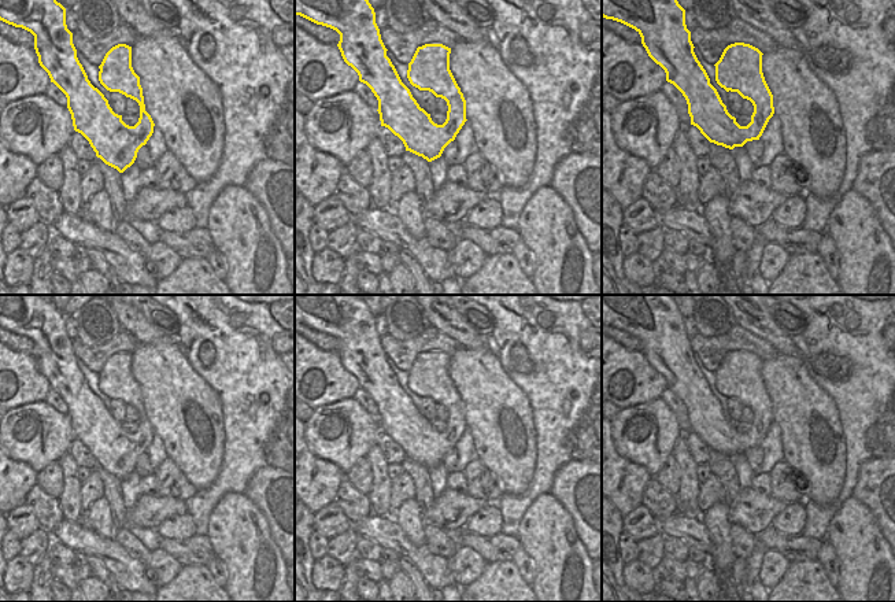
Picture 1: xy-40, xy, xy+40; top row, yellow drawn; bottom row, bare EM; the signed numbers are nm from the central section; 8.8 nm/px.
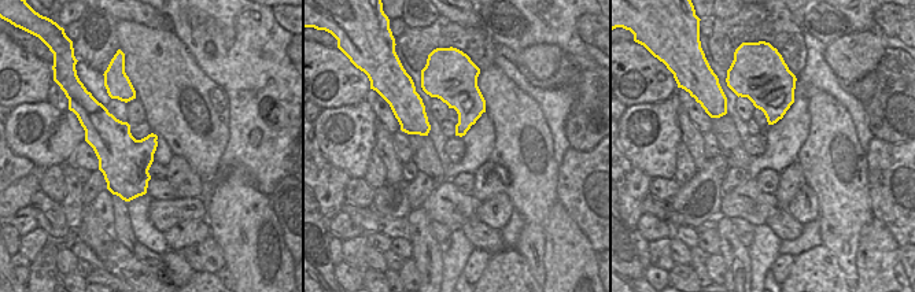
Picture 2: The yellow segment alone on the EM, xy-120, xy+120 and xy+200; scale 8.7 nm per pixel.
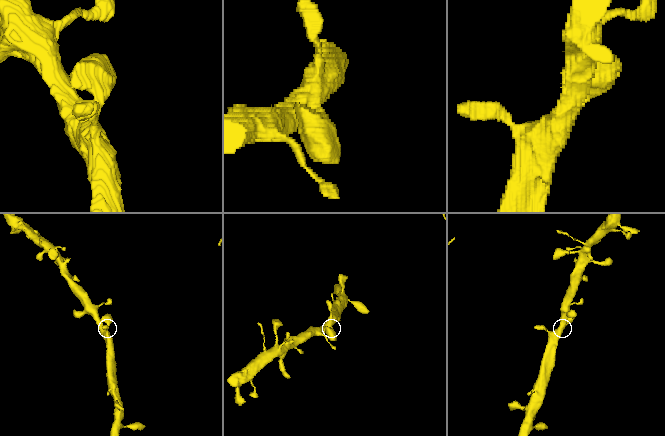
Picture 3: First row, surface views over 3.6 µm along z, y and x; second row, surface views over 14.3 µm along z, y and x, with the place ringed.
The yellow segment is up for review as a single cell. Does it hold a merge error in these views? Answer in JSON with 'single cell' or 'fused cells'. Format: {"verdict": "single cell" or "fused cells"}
{"verdict": "single cell"}

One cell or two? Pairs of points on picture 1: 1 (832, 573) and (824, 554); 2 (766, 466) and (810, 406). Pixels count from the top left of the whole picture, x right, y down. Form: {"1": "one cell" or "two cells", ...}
{"1": "one cell", "2": "two cells"}

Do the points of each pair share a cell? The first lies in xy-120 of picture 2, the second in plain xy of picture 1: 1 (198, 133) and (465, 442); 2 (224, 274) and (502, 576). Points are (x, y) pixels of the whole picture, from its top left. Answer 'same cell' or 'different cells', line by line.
1: different cells
2: different cells

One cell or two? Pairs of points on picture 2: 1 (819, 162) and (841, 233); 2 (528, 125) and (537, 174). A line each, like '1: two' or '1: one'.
1: one
2: one

